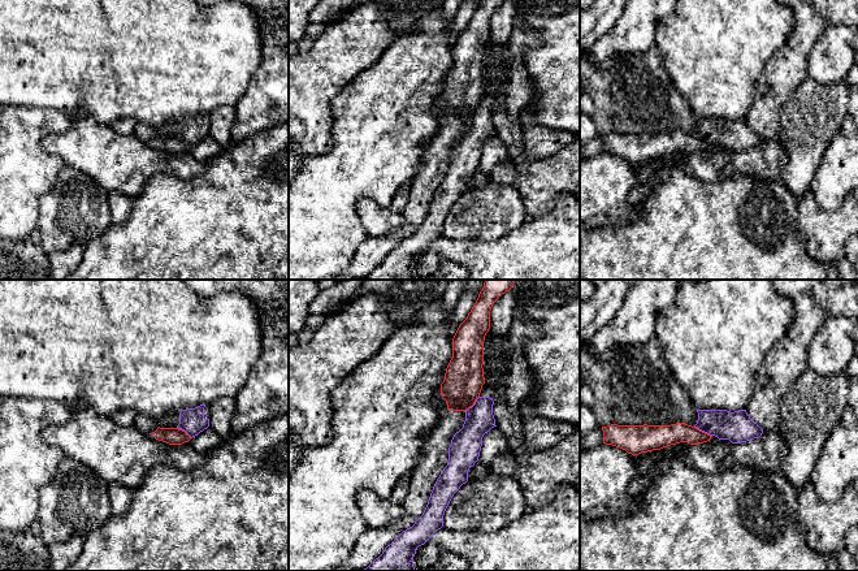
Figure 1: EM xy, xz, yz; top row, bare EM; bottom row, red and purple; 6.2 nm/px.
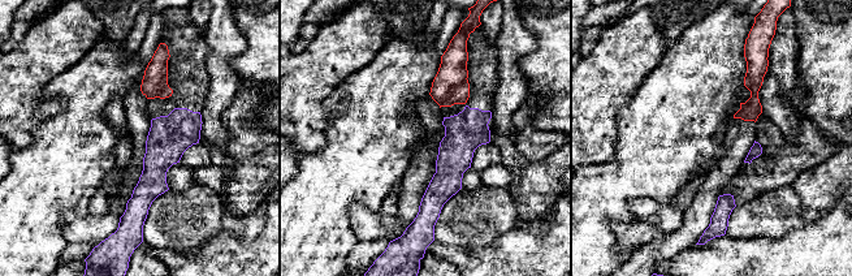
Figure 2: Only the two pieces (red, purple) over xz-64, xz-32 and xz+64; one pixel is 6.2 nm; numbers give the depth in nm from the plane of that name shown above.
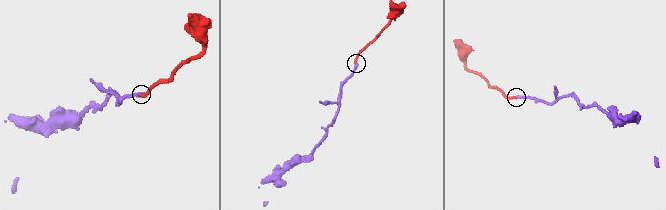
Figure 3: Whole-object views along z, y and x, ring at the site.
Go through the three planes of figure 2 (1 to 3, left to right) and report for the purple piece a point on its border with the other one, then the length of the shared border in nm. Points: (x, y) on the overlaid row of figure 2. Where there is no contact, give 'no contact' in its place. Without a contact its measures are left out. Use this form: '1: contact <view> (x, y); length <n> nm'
1: no contact
2: no contact
3: no contact

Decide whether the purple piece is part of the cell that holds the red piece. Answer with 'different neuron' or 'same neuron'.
different neuron

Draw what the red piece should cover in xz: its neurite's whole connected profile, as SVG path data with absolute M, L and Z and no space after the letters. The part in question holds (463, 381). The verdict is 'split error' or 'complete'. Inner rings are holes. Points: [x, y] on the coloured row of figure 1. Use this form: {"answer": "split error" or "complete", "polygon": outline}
{"answer": "split error", "polygon": "M485 280L476 303L452 338L452 358L441 384L447 410L411 471L408 493L400 503L404 515L384 528L367 528L356 540L351 557L335 571L363 571L422 515L433 486L447 466L451 440L463 428L465 411L474 405L485 384L484 341L490 329L491 307L514 284L515 280Z"}

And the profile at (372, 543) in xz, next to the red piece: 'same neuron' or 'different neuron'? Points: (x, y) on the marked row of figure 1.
same neuron

